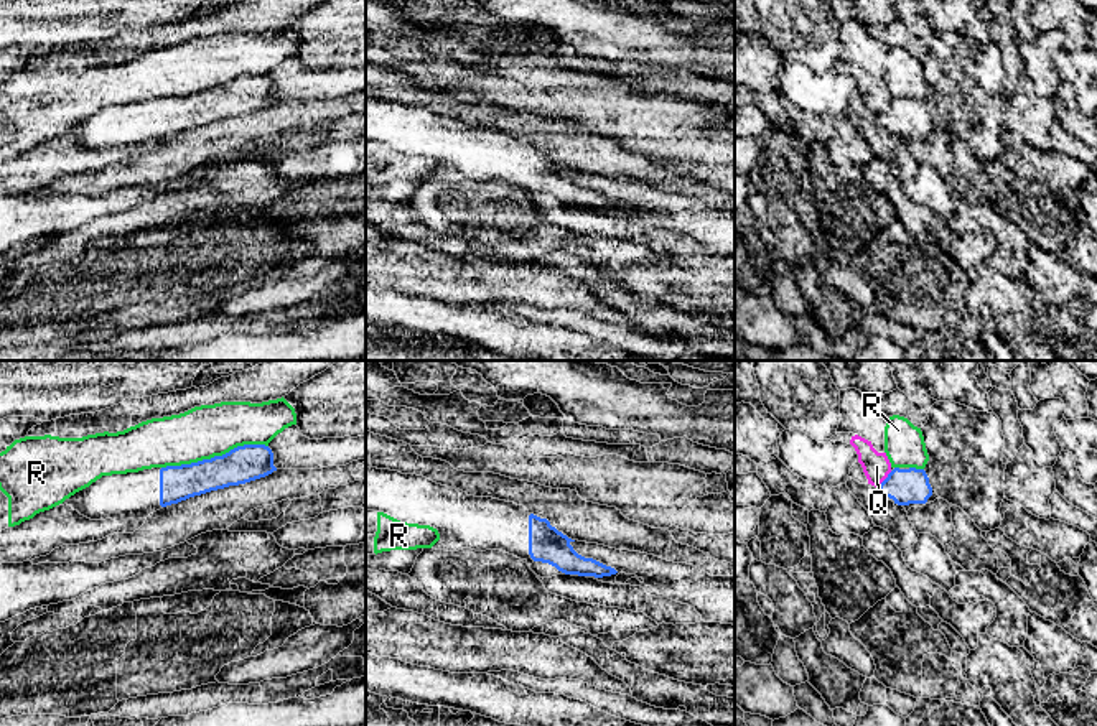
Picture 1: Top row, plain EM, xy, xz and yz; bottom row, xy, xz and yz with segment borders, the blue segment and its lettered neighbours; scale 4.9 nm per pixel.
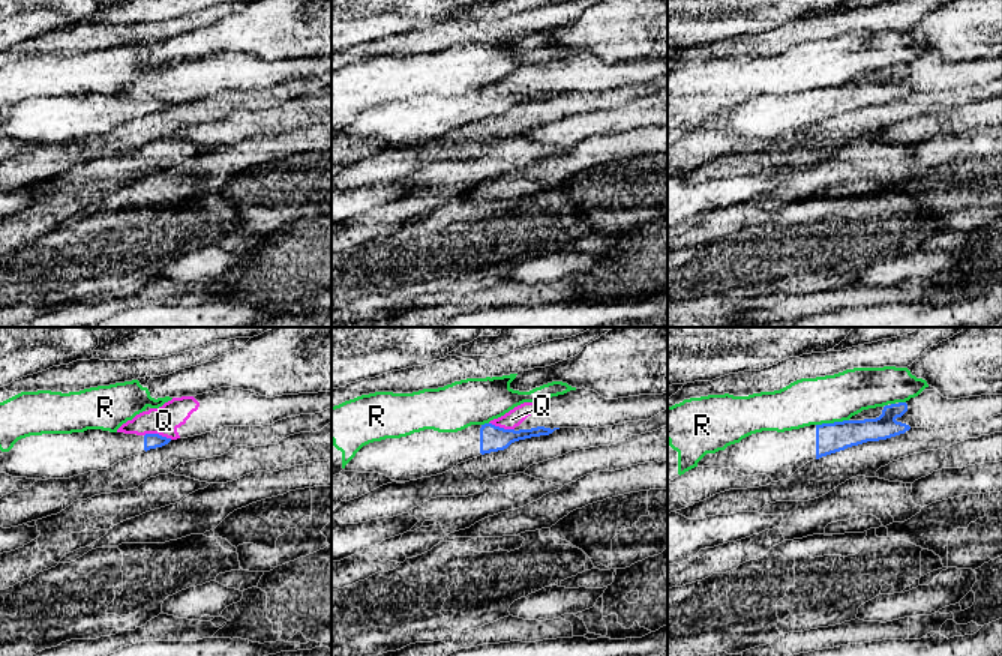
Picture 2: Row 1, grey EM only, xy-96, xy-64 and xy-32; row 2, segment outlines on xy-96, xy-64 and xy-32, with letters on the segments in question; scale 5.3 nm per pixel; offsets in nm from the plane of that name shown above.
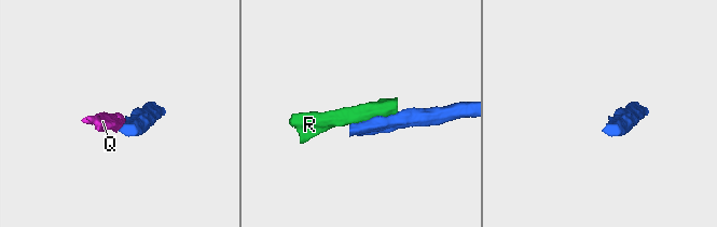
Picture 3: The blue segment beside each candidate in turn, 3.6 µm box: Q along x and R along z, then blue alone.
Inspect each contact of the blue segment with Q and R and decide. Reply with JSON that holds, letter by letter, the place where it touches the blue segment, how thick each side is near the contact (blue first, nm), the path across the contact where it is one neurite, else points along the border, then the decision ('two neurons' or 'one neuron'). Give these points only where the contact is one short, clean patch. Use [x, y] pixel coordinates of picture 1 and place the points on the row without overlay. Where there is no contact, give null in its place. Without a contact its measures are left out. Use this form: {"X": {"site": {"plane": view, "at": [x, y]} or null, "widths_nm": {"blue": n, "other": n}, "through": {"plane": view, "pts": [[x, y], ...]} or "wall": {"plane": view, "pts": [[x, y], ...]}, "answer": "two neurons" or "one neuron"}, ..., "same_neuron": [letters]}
{"Q": {"site": {"plane": "yz", "at": [885, 111]}, "widths_nm": {"blue": 180, "other": 140}, "wall": {"plane": "yz", "pts": [[891, 102], [875, 117]]}, "answer": "two neurons"}, "R": {"site": {"plane": "xy", "at": [214, 88]}, "widths_nm": {"blue": 180, "other": 260}, "answer": "two neurons"}, "same_neuron": []}

